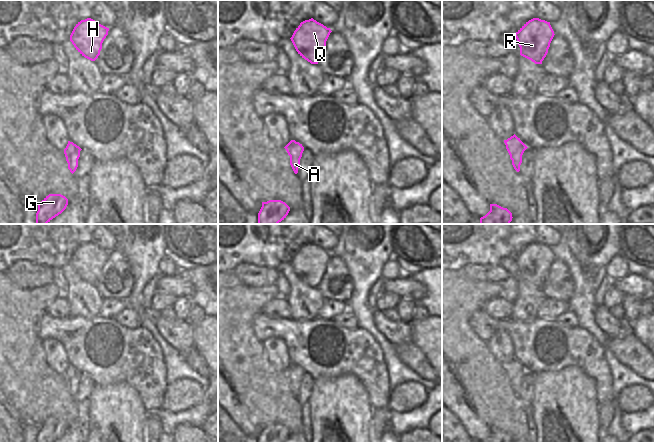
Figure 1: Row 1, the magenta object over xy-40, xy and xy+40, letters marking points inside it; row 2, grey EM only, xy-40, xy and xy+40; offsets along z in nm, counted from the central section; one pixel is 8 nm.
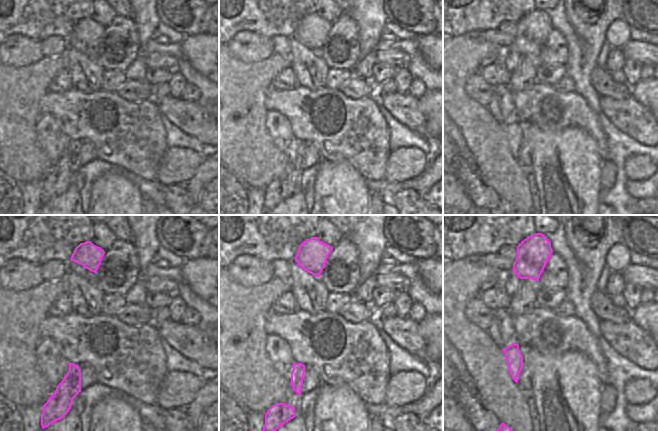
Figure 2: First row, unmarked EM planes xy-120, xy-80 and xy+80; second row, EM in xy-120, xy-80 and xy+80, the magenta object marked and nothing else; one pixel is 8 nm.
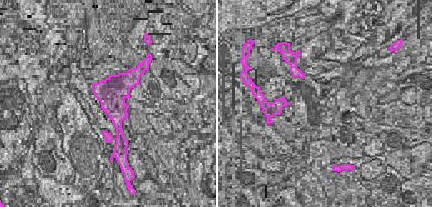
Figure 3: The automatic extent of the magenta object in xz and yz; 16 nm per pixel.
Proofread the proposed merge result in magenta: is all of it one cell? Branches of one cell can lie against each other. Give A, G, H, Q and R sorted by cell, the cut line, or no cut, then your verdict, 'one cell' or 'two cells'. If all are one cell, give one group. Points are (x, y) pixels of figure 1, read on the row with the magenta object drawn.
A G / H Q R; cut in xy+40 along (523, 143), (512, 162); two cells

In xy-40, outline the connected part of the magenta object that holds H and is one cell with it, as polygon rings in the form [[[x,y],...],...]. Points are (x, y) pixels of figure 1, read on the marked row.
[[[87,18],[76,24],[70,35],[70,41],[82,56],[95,61],[100,55],[108,31],[109,28]]]

